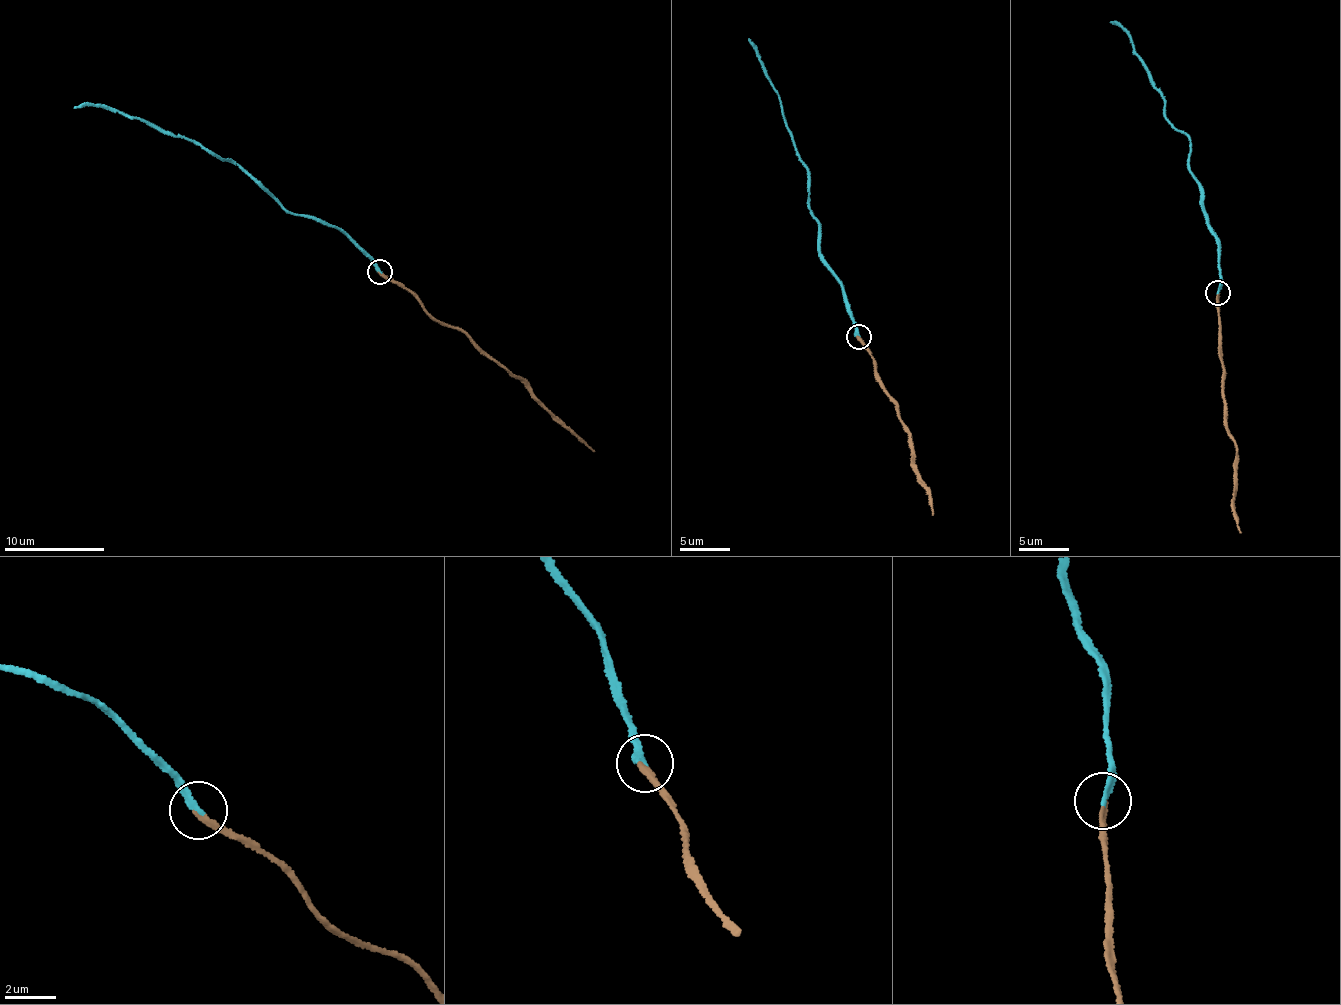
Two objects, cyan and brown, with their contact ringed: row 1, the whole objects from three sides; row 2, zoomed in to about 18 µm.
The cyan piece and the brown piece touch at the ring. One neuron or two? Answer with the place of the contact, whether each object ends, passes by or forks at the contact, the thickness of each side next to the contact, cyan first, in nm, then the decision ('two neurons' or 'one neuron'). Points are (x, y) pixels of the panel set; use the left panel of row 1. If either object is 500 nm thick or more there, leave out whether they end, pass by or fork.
(380, 272) | cyan ends | brown ends | 200/200 nm | one neuron

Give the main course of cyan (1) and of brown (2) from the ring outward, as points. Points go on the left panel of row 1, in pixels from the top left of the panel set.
1: (380, 271), (351, 236), (321, 219), (298, 216), (231, 162), (189, 140), (167, 136), (101, 106), (74, 107)
2: (378, 271), (414, 294), (434, 317), (469, 337), (476, 347), (522, 380), (531, 397), (594, 452)

